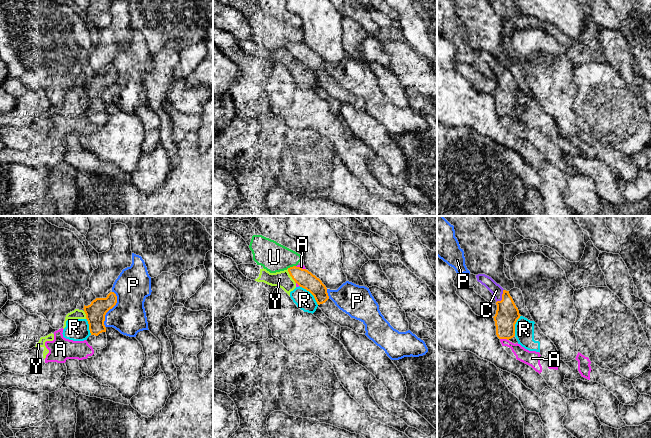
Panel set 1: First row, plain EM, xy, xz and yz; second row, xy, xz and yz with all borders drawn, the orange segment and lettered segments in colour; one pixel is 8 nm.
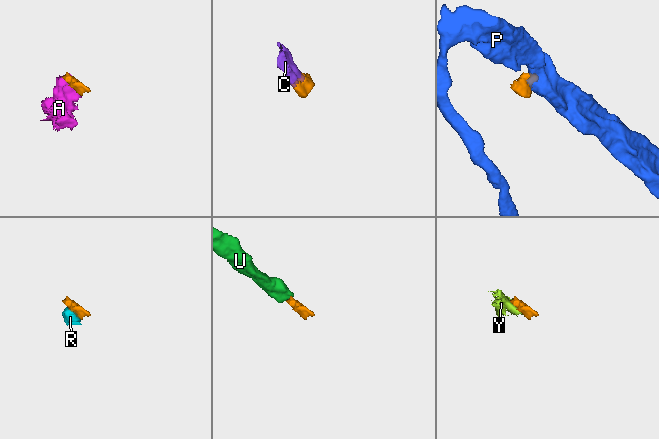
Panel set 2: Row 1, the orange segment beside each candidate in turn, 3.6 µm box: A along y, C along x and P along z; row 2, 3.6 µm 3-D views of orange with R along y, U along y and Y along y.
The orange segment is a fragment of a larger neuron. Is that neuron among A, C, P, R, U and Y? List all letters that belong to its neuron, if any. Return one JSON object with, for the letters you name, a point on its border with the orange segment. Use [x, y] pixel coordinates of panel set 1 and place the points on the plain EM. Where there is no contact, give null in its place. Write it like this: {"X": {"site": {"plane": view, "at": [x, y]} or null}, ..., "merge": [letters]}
{"C": {"site": {"plane": "yz", "at": [502, 73]}}, "merge": ["C"]}

